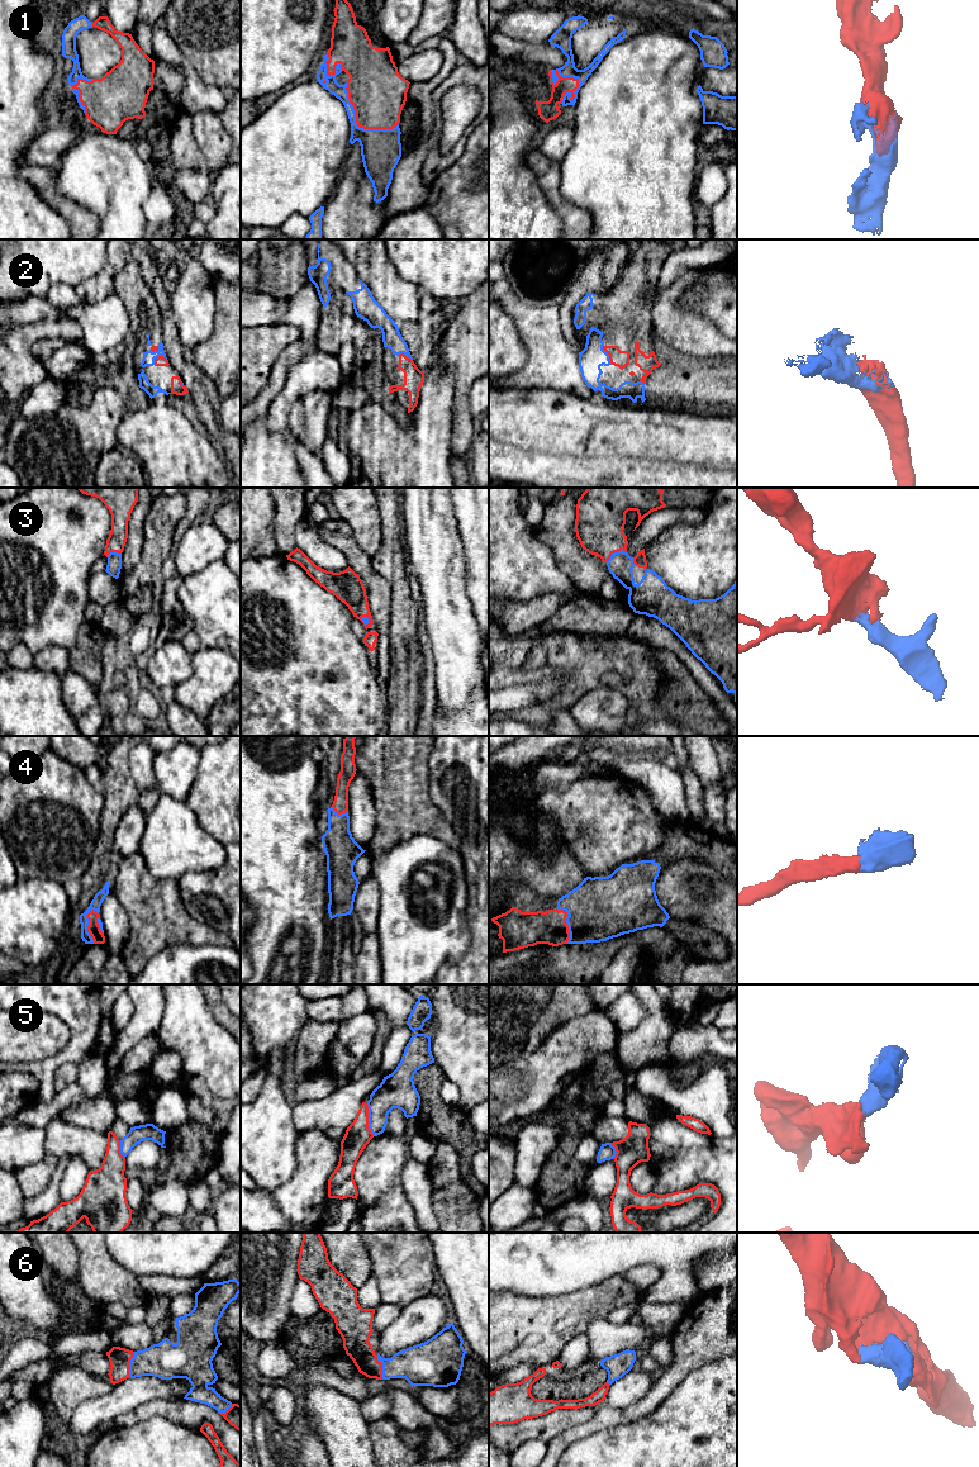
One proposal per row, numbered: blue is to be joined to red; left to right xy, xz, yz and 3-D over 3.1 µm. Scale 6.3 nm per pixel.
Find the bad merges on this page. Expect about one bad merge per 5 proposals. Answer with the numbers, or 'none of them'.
5

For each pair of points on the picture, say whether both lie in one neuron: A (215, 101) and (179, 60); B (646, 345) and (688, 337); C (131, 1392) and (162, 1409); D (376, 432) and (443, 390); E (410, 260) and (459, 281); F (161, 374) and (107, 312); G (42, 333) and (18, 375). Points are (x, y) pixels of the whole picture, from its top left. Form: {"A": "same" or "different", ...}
{"A": "same", "B": "different", "C": "different", "D": "same", "E": "same", "F": "different", "G": "same"}

